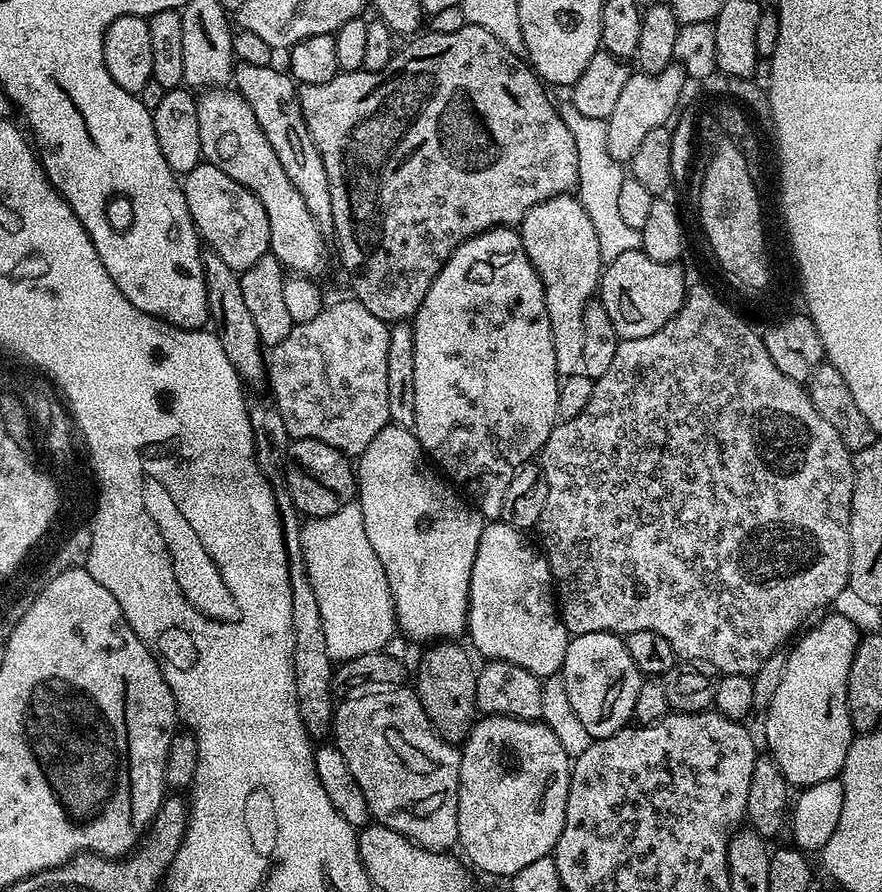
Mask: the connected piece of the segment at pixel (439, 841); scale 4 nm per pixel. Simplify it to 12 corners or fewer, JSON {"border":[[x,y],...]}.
{"border":[[419,696],[341,699],[334,743],[375,823],[457,847],[461,749]]}

